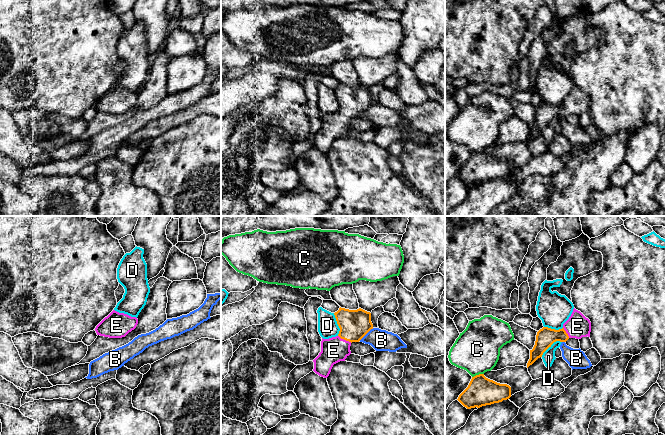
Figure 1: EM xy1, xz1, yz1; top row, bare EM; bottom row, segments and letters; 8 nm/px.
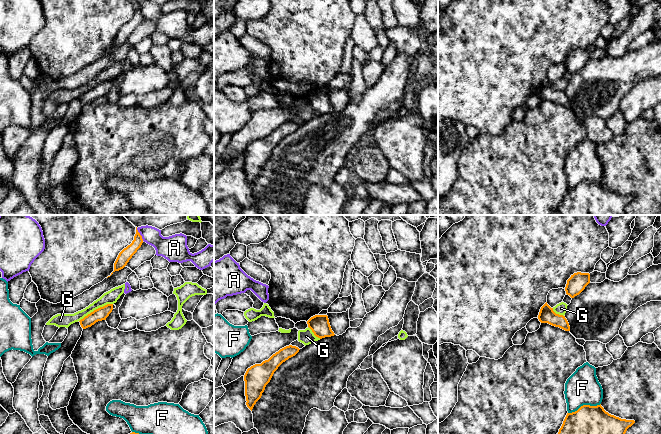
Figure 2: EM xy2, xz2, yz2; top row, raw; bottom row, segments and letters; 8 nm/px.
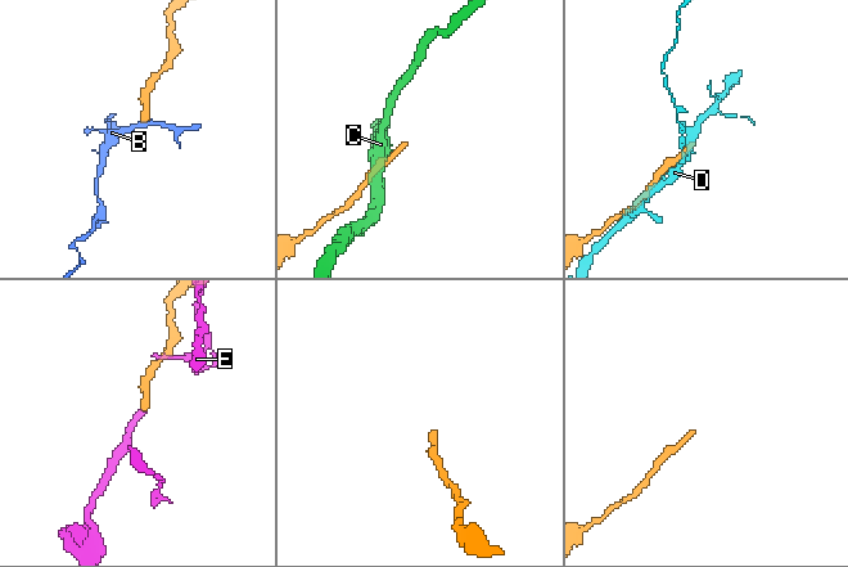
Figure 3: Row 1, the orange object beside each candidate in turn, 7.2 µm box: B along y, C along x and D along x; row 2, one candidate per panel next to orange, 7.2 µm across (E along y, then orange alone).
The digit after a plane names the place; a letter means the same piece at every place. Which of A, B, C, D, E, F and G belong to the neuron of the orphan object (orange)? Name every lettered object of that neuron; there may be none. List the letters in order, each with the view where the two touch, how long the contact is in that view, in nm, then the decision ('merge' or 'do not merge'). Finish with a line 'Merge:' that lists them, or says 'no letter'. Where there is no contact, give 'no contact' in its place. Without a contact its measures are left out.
A: xy2 | 120 nm | do not merge
B: xz1 | 160 nm | do not merge
C: yz1 | 100 nm | do not merge
D: yz1 | 200 nm | do not merge
E: xz1 | 130 nm | merge
F: yz2 | 280 nm | do not merge
G: xy2 | 300 nm | do not merge
Merge: E

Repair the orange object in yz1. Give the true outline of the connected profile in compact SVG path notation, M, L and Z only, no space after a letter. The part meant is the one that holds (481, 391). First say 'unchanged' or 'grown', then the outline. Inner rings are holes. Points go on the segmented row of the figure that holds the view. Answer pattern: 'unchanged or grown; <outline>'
unchanged; M479 374L472 377L468 387L459 395L458 401L467 409L480 408L502 402L511 397L511 387L500 384Z

